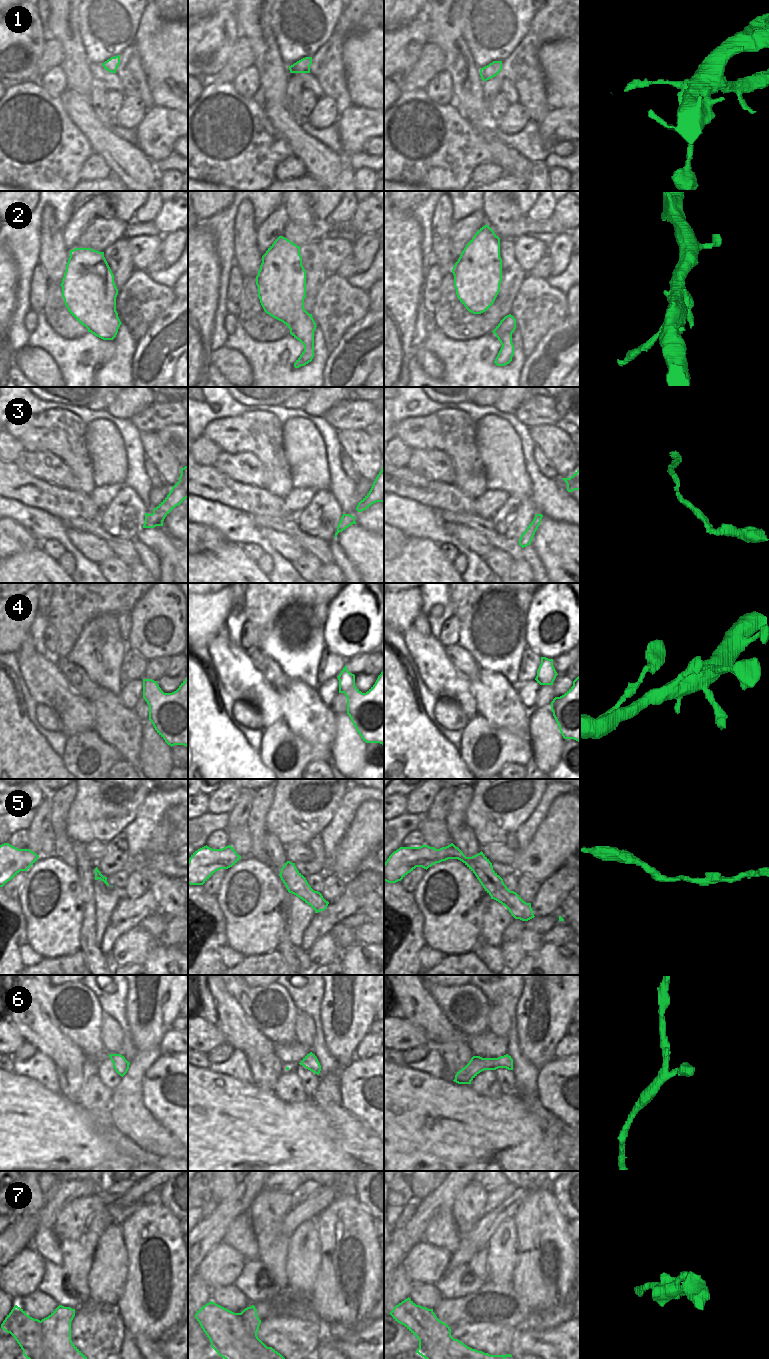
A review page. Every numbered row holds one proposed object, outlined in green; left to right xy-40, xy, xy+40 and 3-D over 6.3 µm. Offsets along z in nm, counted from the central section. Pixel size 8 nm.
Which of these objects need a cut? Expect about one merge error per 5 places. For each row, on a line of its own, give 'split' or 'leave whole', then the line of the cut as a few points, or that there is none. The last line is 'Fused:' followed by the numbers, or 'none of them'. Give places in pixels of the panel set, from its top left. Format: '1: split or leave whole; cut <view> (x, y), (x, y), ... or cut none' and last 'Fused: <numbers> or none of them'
1: leave whole; cut none
2: leave whole; cut none
3: leave whole; cut none
4: leave whole; cut none
5: leave whole; cut none
6: leave whole; cut none
7: split; cut xy-40 (40, 1321), (43, 1327), (46, 1355), (49, 1358)
Fused: 7

